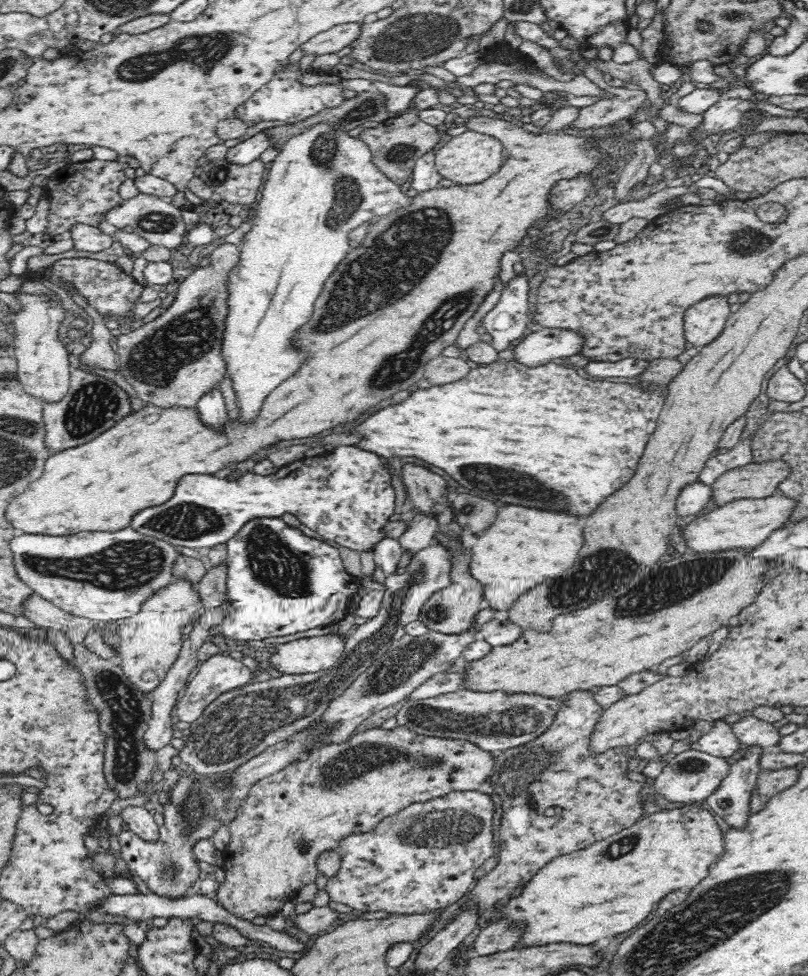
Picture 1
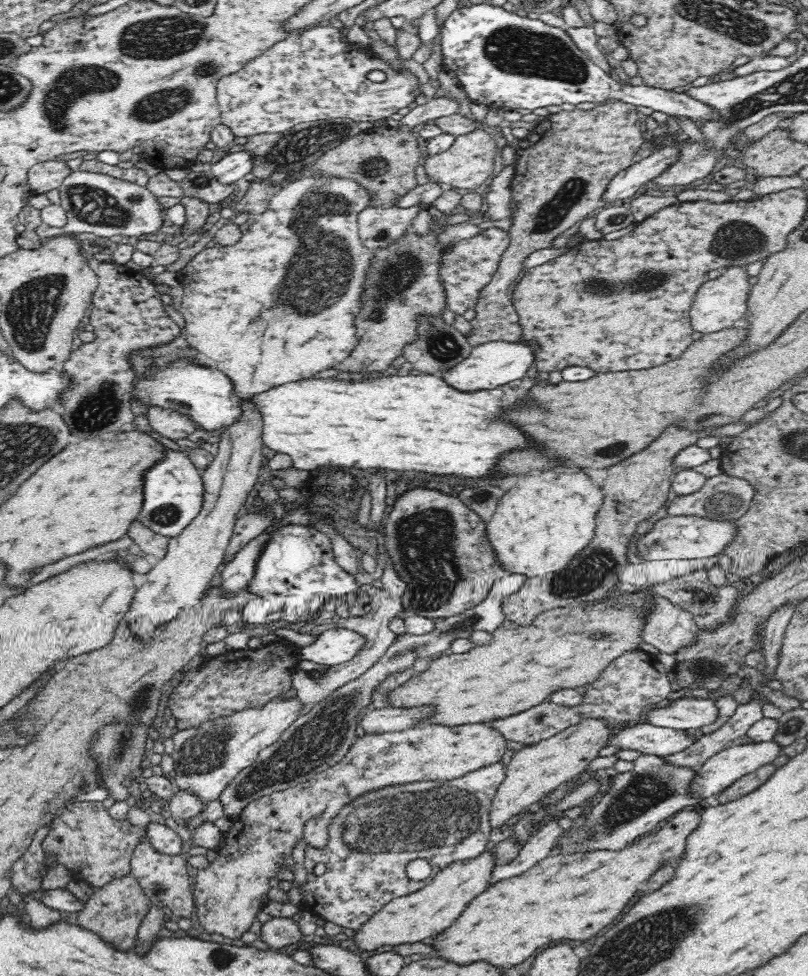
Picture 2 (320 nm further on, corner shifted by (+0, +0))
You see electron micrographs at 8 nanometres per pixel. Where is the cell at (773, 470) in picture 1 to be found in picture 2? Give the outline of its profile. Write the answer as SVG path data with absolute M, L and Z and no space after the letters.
M720 474L705 481L705 486L694 494L676 496L666 509L667 516L697 516L716 521L732 521L740 518L750 508L754 487L746 480Z

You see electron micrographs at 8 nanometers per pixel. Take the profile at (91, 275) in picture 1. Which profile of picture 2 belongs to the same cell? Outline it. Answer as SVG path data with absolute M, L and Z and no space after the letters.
M88 259L89 267L97 274L99 280L98 288L92 297L92 310L90 310L89 323L93 326L95 340L84 345L77 344L68 360L63 363L63 370L66 371L68 379L72 381L67 391L62 395L62 408L66 414L64 420L72 436L78 436L82 440L92 440L92 438L110 438L114 434L120 432L120 428L128 422L134 420L134 412L132 412L132 398L130 398L130 390L136 372L129 362L129 357L135 351L150 349L168 345L175 341L181 334L180 328L170 319L162 299L161 294L156 291L154 283L149 281L138 270L132 270L126 265L118 263L108 263L98 261L97 259Z

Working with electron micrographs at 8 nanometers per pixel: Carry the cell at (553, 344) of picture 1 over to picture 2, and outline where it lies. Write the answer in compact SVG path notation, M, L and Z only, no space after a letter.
M495 341L475 346L466 361L456 364L444 373L437 373L436 376L462 392L495 389L529 376L534 370L534 360L533 348L530 345Z

